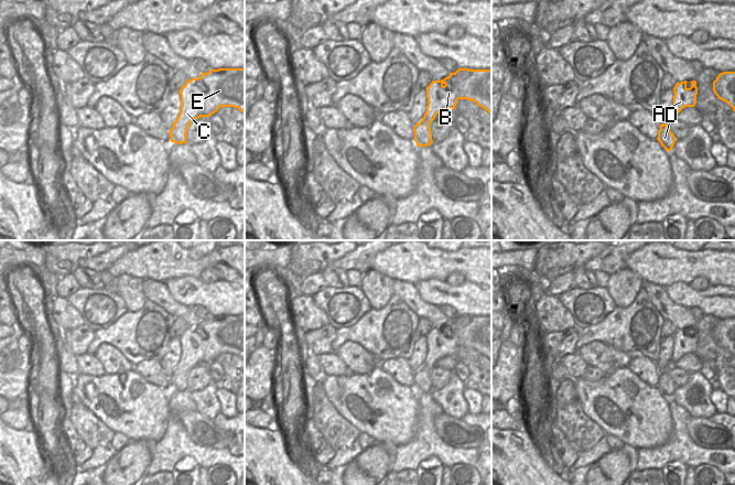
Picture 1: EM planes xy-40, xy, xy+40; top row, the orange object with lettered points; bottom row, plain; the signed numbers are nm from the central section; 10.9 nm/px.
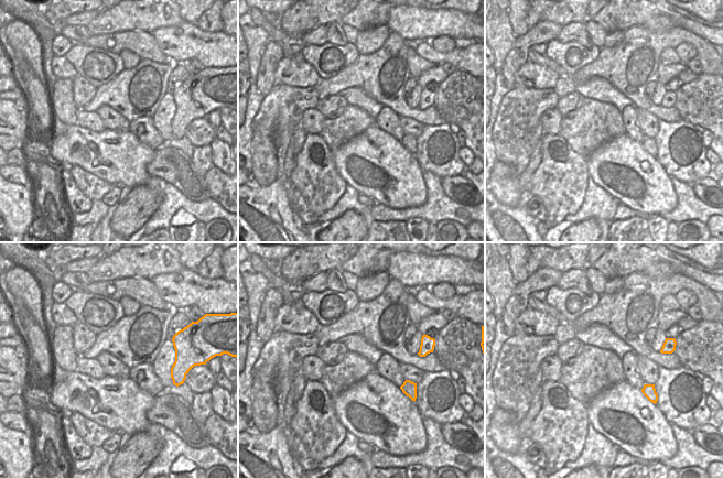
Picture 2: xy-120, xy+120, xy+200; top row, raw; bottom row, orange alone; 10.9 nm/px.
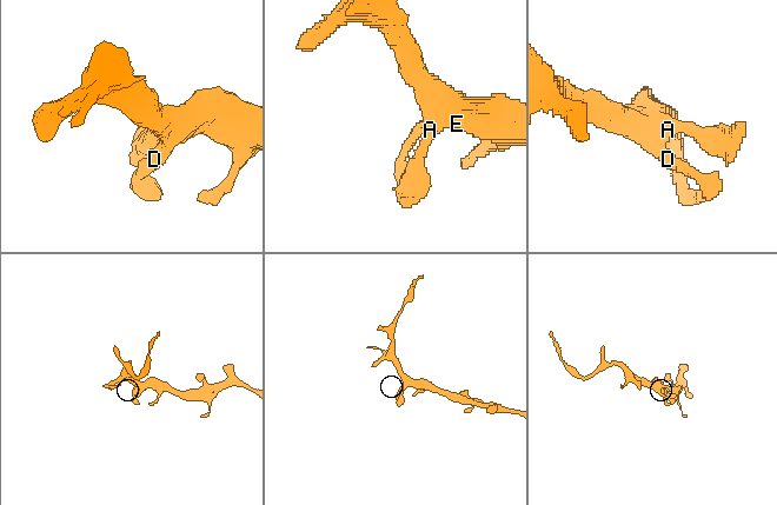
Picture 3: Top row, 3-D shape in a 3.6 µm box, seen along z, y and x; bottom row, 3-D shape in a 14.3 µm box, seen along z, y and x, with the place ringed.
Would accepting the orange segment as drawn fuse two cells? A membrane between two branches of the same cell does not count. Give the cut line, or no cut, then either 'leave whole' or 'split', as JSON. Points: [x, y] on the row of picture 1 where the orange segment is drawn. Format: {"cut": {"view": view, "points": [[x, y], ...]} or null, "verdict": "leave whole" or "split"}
{"cut": null, "verdict": "leave whole"}

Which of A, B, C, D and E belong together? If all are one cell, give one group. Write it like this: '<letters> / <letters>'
A B C D E

